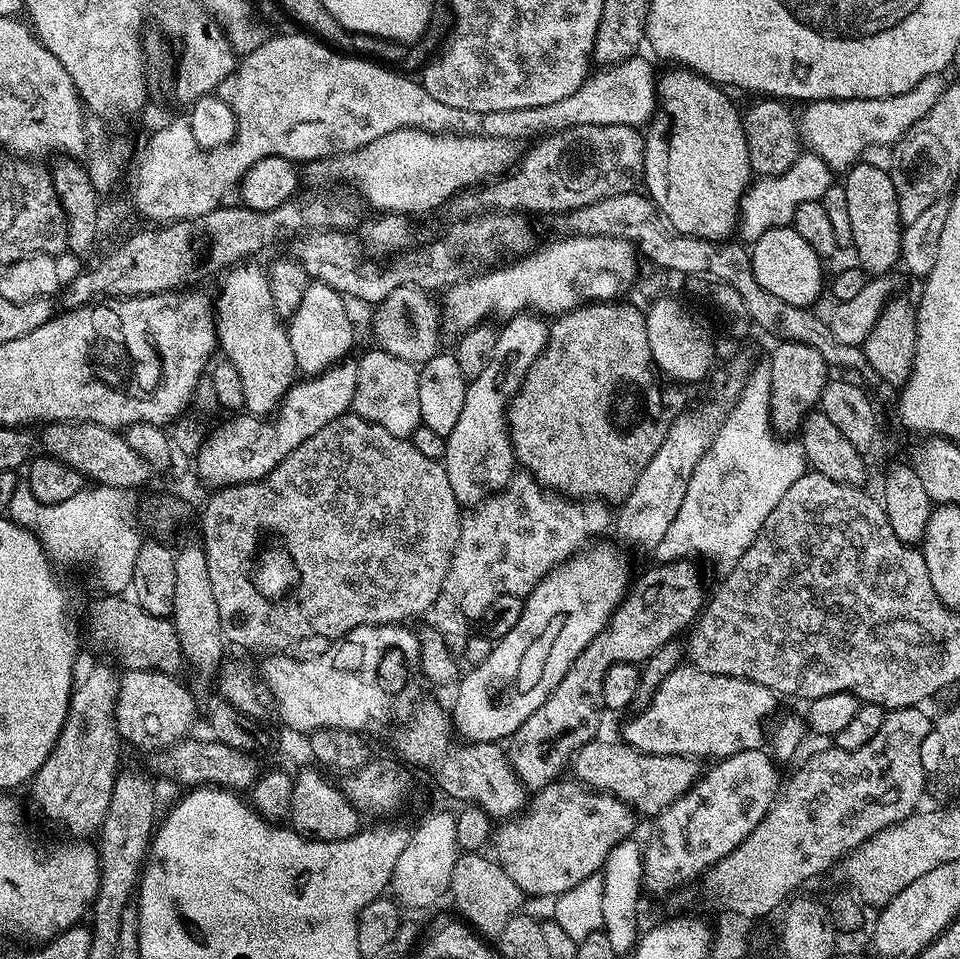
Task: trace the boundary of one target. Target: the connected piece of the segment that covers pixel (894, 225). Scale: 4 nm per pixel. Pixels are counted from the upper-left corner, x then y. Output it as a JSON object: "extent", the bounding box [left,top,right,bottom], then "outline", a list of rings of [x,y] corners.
{"extent":[842,162,902,274],"outline":[[[857,162],[847,169],[848,177],[842,180],[846,190],[846,202],[850,206],[850,230],[852,248],[856,252],[855,263],[868,274],[888,274],[900,260],[900,233],[902,219],[896,201],[894,183],[887,167]]]}

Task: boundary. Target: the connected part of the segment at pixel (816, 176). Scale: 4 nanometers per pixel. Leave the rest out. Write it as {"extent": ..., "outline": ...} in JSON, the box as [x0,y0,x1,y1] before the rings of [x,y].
{"extent":[738,150,834,242],"outline":[[[808,150],[801,154],[792,166],[777,176],[761,176],[745,192],[740,200],[738,236],[741,241],[754,242],[766,234],[766,230],[789,227],[794,218],[794,210],[802,202],[823,201],[826,190],[834,182],[833,169],[821,156]]]}

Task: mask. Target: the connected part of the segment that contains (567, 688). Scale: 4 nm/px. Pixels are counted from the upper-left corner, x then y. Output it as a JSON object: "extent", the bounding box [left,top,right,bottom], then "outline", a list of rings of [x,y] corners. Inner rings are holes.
{"extent":[506,558,706,790],"outline":[[[688,558],[673,560],[670,564],[657,563],[656,568],[642,573],[637,580],[635,577],[627,596],[609,618],[608,625],[592,639],[586,650],[582,650],[582,654],[578,654],[578,658],[574,658],[570,670],[566,670],[562,682],[558,682],[550,698],[546,698],[546,702],[542,702],[542,706],[538,706],[538,710],[534,710],[534,714],[530,714],[526,722],[522,722],[522,726],[518,726],[516,733],[507,741],[506,751],[516,777],[525,789],[539,790],[553,783],[561,775],[559,772],[573,763],[576,753],[587,743],[597,739],[596,712],[605,711],[602,686],[606,682],[606,670],[610,670],[610,666],[643,665],[660,647],[666,646],[669,641],[675,641],[679,632],[683,633],[700,615],[706,603],[706,592],[704,596],[700,572],[692,564],[695,563]]]}

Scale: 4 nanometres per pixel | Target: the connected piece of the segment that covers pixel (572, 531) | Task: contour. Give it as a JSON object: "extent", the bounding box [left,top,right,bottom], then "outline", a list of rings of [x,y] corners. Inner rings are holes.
{"extent":[444,470,614,622],"outline":[[[523,470],[517,471],[512,477],[512,481],[508,483],[500,493],[493,495],[491,498],[484,501],[483,504],[479,505],[475,510],[463,517],[460,526],[460,537],[458,538],[458,546],[454,550],[454,554],[450,558],[450,566],[448,567],[448,573],[444,579],[444,592],[450,598],[454,598],[454,602],[458,602],[458,606],[462,610],[462,614],[466,614],[469,621],[476,622],[481,619],[484,615],[484,611],[490,606],[490,602],[494,602],[494,598],[502,598],[506,594],[514,594],[521,598],[526,598],[531,594],[536,588],[538,582],[542,582],[542,578],[546,574],[550,574],[555,570],[559,564],[563,564],[565,560],[577,555],[591,541],[593,538],[591,536],[596,536],[599,532],[604,532],[608,528],[608,523],[610,525],[613,523],[614,516],[611,512],[608,513],[609,505],[603,501],[599,501],[595,498],[581,502],[576,498],[565,498],[559,494],[555,494],[550,490],[545,490],[543,485],[540,485],[534,477]]]}

